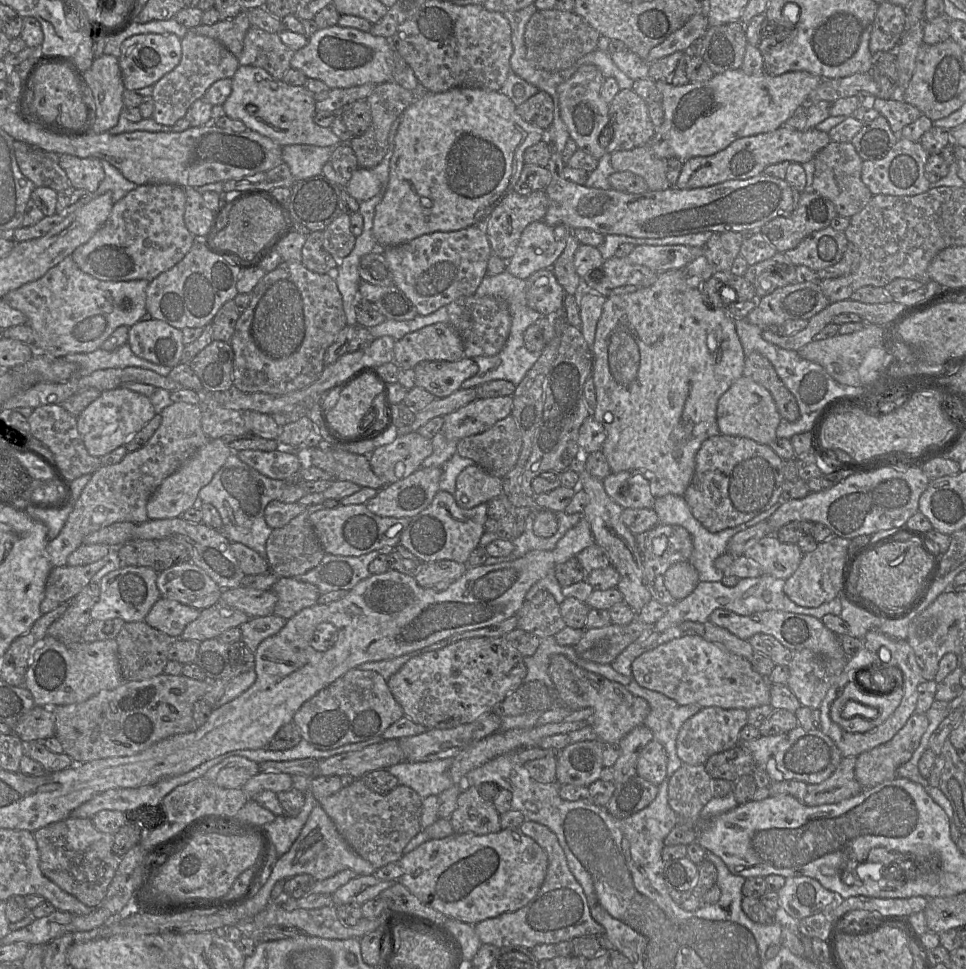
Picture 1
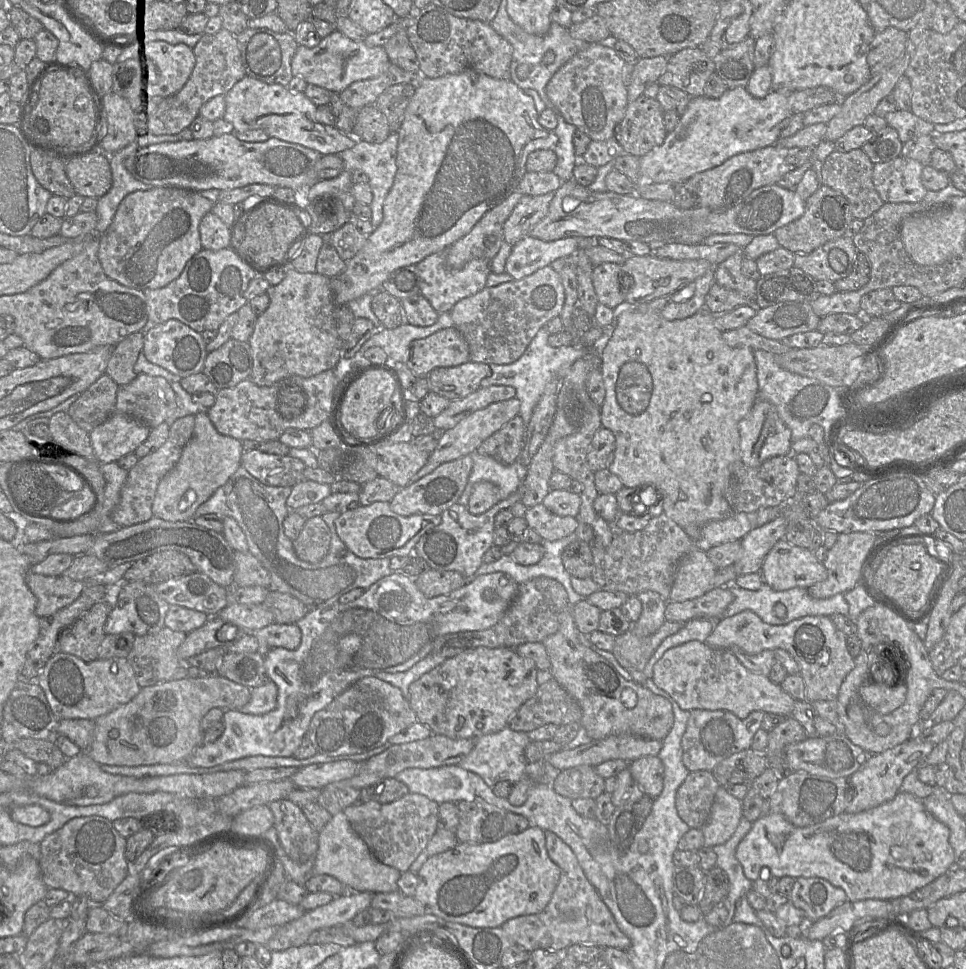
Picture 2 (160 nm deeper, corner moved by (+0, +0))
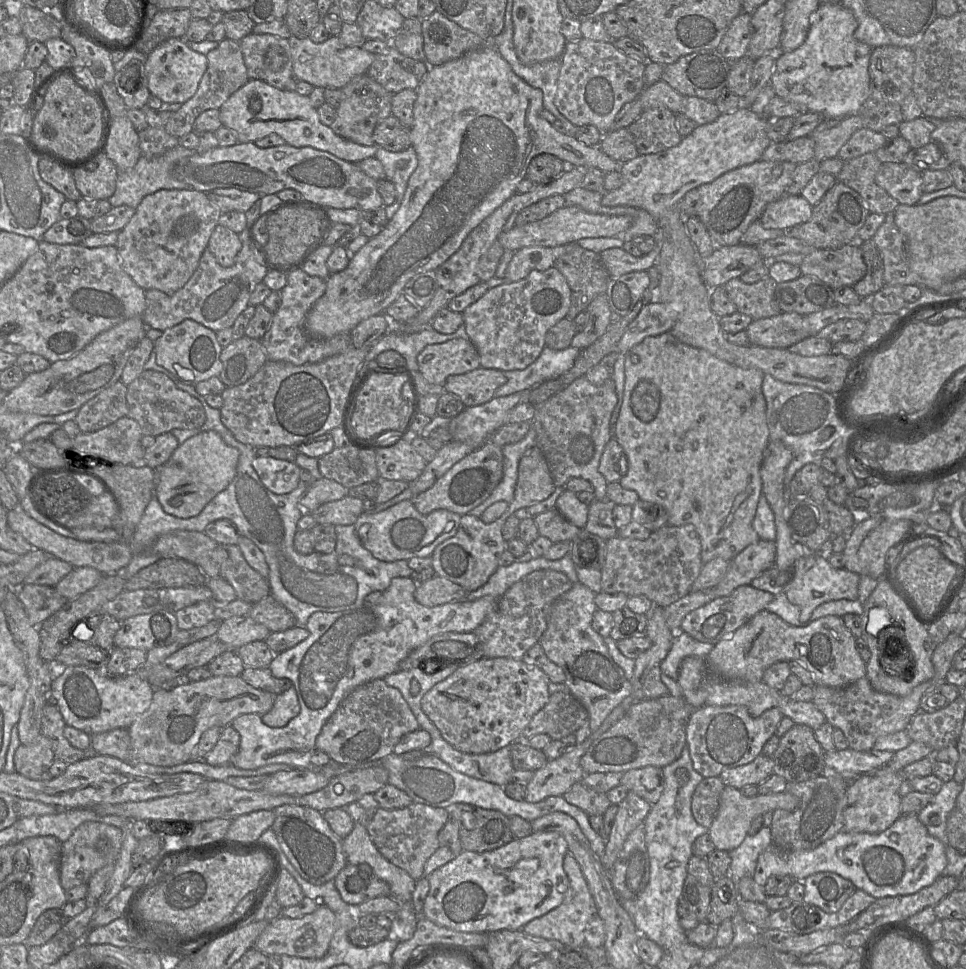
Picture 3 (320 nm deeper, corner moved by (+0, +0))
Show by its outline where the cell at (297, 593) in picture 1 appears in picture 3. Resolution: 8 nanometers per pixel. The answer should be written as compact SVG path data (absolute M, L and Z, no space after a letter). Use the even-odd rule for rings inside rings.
M272 595L254 604L249 616L266 626L270 632L282 632L296 626L293 614Z

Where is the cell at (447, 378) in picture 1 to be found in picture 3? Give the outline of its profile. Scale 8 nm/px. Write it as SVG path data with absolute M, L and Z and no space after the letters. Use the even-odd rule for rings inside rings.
M479 367L464 374L450 375L443 384L445 390L458 396L466 407L490 401L507 378L504 371Z

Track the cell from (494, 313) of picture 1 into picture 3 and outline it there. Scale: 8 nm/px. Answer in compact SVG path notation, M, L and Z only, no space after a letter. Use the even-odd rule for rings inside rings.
M551 266L545 271L532 271L526 278L490 288L463 312L463 326L480 357L480 367L502 371L521 370L541 354L548 330L567 316L571 305L571 289L564 275Z

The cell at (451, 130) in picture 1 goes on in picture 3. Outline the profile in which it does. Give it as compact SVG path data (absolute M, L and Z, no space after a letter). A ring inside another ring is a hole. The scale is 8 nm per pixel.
M491 43L477 50L468 52L461 57L448 61L439 66L430 67L423 76L415 90L417 99L413 107L413 125L410 128L411 147L414 148L418 164L411 174L405 194L400 202L399 209L383 227L382 231L369 241L355 254L351 254L348 266L337 273L330 274L326 279L324 294L314 303L306 316L307 330L318 337L330 338L341 333L349 333L361 321L375 315L384 314L385 309L403 293L407 282L414 276L430 270L436 270L462 245L470 232L475 229L485 218L491 215L512 195L517 193L519 183L526 178L527 169L531 160L539 154L552 154L561 159L568 167L587 166L597 168L604 173L611 171L621 172L623 162L617 162L606 155L598 146L587 146L578 141L576 137L558 132L552 124L541 116L544 109L543 93L517 76L509 63L503 59L499 51Z

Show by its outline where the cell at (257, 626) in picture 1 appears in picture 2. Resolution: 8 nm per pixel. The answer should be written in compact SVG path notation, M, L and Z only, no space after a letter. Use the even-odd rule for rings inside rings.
M274 622L253 632L253 635L258 641L257 652L262 656L277 647L288 650L296 649L301 642L301 630L296 624Z

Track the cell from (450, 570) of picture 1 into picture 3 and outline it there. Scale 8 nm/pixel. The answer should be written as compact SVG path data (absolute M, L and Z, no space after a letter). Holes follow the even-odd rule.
M436 575L418 584L415 600L423 606L434 607L466 598L468 592L458 584Z

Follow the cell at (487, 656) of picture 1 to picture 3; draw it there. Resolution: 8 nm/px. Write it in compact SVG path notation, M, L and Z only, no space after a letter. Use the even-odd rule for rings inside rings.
M508 657L486 658L471 662L466 665L460 665L450 676L443 681L435 684L429 691L427 691L421 698L422 711L435 724L440 731L444 740L446 740L455 749L469 754L485 754L495 752L503 747L510 746L518 742L522 737L522 732L529 724L533 716L542 709L549 700L550 693L548 685L550 683L549 677L538 667L526 664L522 659L513 659Z

